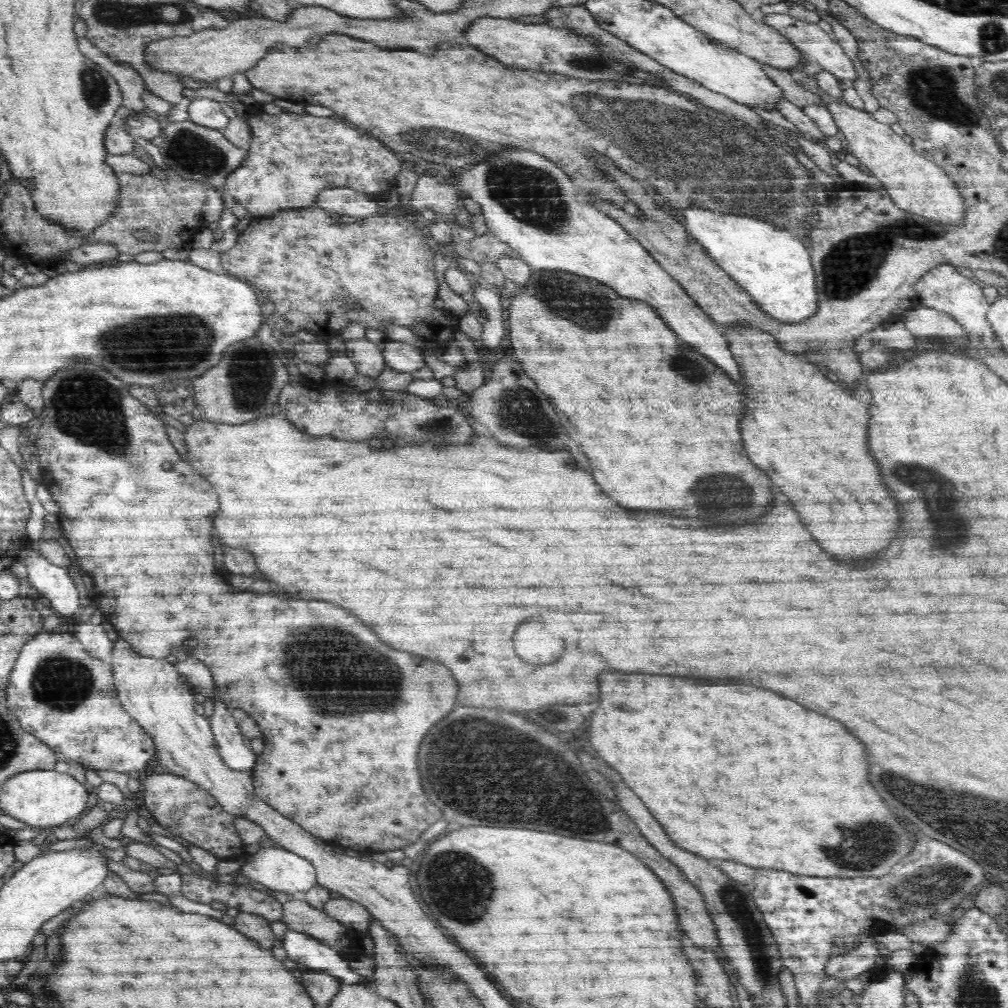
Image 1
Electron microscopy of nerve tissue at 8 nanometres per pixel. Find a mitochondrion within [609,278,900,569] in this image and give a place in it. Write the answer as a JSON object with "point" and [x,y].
{"point":[713,492]}

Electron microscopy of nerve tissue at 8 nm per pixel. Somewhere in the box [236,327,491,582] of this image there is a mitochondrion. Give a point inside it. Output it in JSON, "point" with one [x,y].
{"point":[439,427]}

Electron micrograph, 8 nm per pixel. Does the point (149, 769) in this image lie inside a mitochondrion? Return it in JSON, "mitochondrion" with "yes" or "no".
{"mitochondrion":"no"}

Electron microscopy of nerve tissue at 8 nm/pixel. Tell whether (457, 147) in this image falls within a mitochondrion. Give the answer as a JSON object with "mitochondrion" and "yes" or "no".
{"mitochondrion":"yes"}

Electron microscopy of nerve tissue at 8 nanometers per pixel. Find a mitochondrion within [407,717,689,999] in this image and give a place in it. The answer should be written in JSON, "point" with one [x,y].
{"point":[460,888]}

